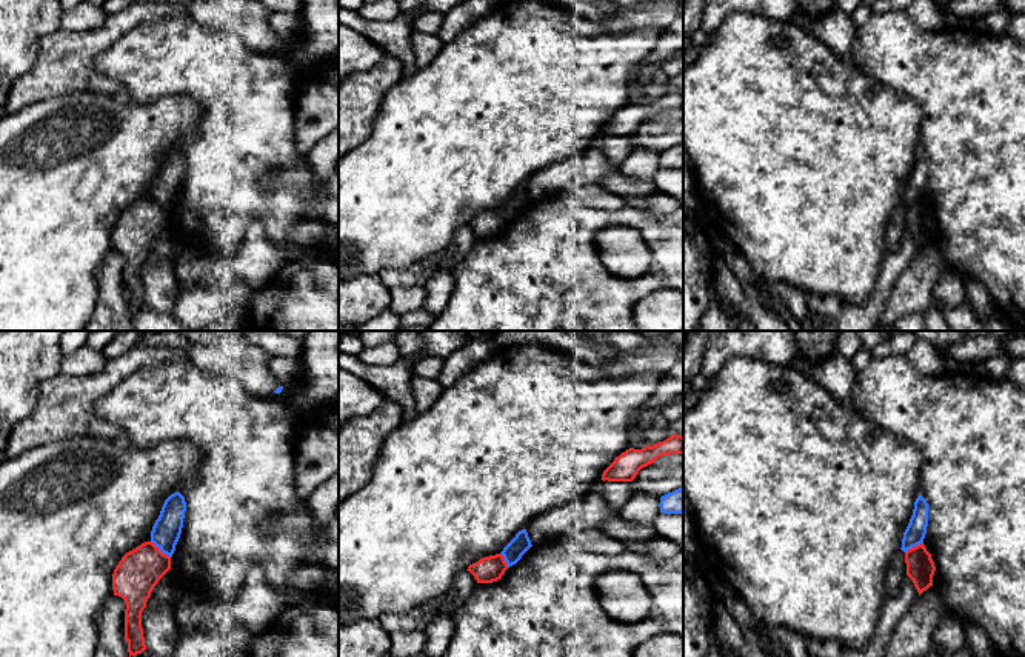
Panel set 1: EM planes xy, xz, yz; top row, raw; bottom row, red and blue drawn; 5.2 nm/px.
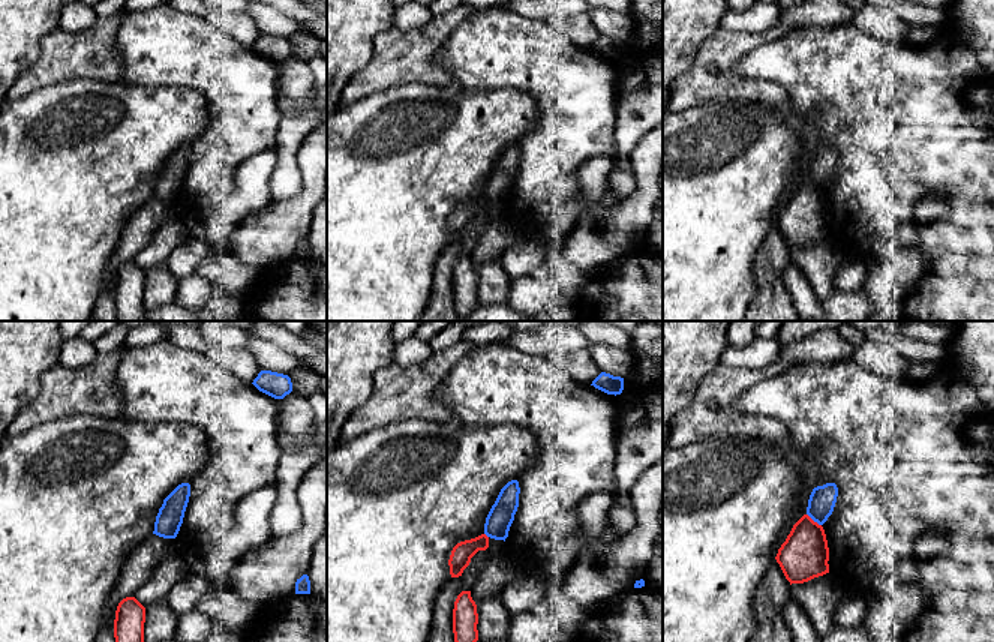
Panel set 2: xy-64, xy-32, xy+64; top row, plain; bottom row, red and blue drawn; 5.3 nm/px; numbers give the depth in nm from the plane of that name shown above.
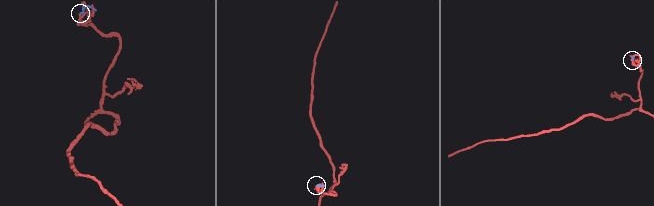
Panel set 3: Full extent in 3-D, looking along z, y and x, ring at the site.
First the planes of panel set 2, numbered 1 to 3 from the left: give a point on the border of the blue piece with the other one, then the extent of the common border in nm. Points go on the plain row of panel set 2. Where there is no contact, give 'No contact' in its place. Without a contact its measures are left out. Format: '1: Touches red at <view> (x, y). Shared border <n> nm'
1: No contact
2: Touches red at xy-32 (486, 200). Shared border 40 nm
3: Touches red at xy+64 (813, 185). Shared border 100 nm

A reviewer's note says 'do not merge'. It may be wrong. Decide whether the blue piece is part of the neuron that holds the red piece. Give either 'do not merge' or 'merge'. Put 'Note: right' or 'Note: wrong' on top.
Note: right
do not merge

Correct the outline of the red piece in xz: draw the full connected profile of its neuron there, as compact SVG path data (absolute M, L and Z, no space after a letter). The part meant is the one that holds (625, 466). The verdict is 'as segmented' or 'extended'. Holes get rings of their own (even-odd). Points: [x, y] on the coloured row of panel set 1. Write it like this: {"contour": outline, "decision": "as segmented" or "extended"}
{"contour": "M673 434L666 440L653 446L645 446L642 449L626 449L603 471L602 480L633 482L642 468L654 463L662 455L671 454L683 454L682 435Z", "decision": "as segmented"}

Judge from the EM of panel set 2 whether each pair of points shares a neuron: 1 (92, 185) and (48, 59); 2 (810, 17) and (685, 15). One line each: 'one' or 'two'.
1: two
2: two

